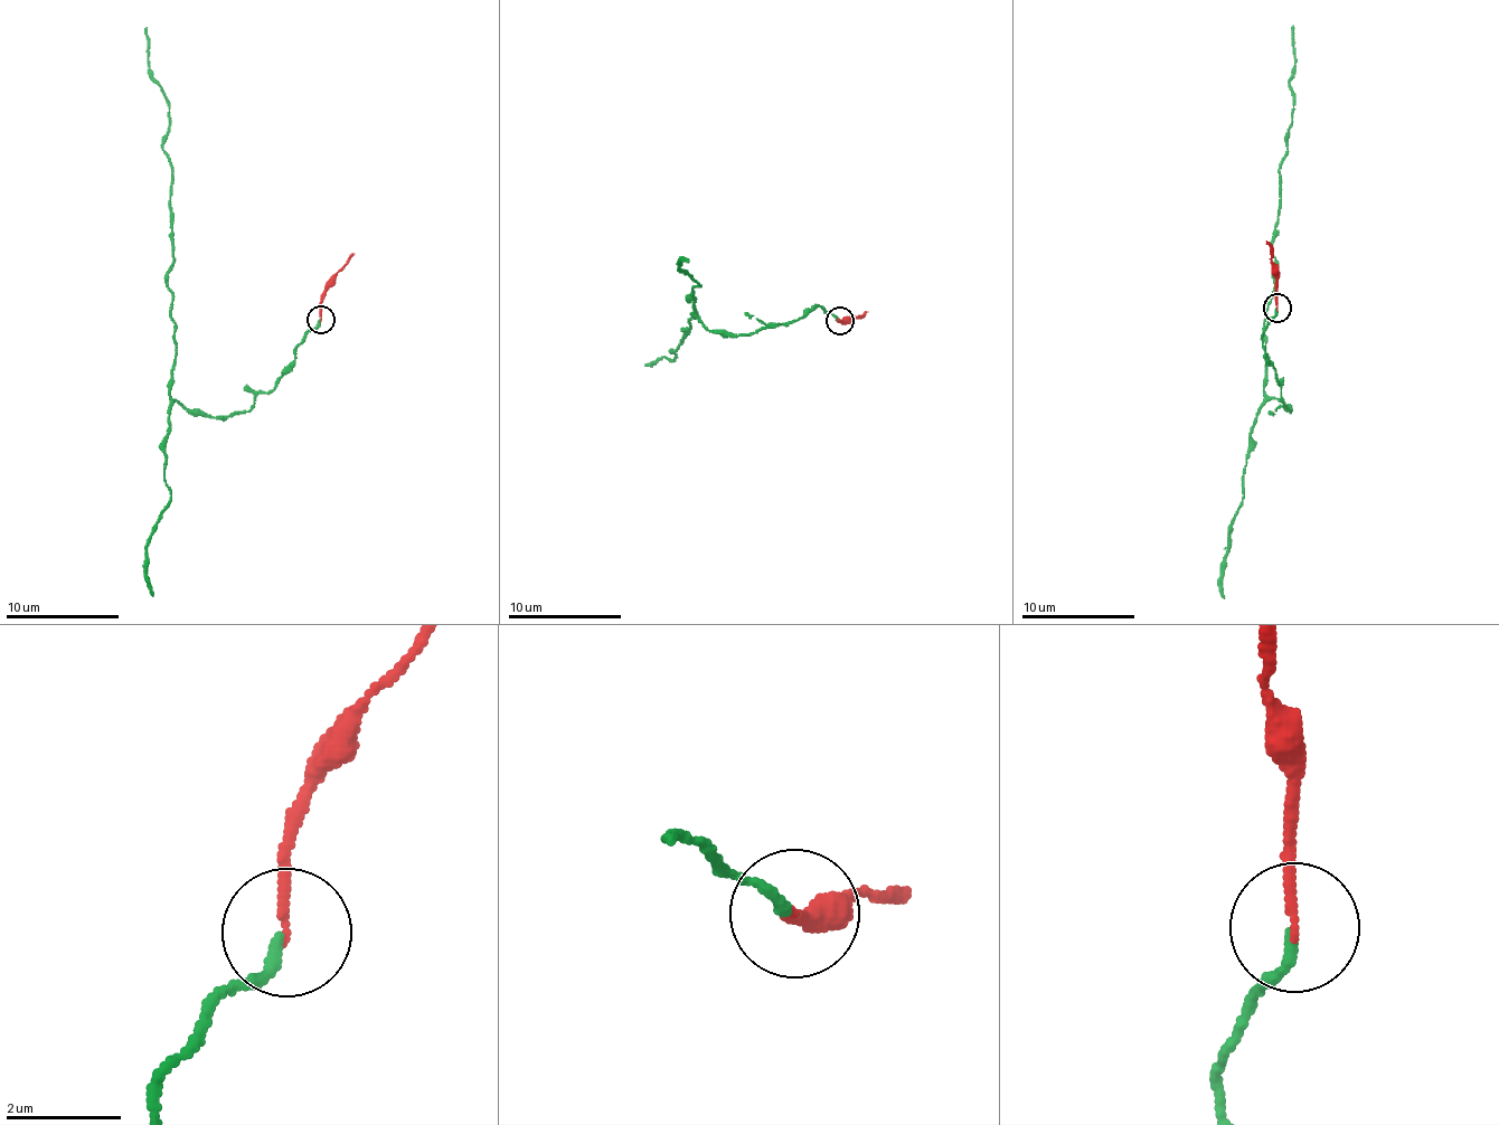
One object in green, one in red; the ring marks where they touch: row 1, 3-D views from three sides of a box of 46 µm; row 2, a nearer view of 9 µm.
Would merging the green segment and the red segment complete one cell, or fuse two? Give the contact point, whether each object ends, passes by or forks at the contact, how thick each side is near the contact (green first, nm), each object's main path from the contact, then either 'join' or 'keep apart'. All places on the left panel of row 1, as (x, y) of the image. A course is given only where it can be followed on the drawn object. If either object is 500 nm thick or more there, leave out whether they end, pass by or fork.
(321, 319) | green ends | red ends | 190/150 nm | green via (320, 320), (295, 365), (248, 410), (203, 416), (170, 396), (168, 100), (149, 66), (145, 27) | red via (320, 320), (326, 283), (355, 254) | join

